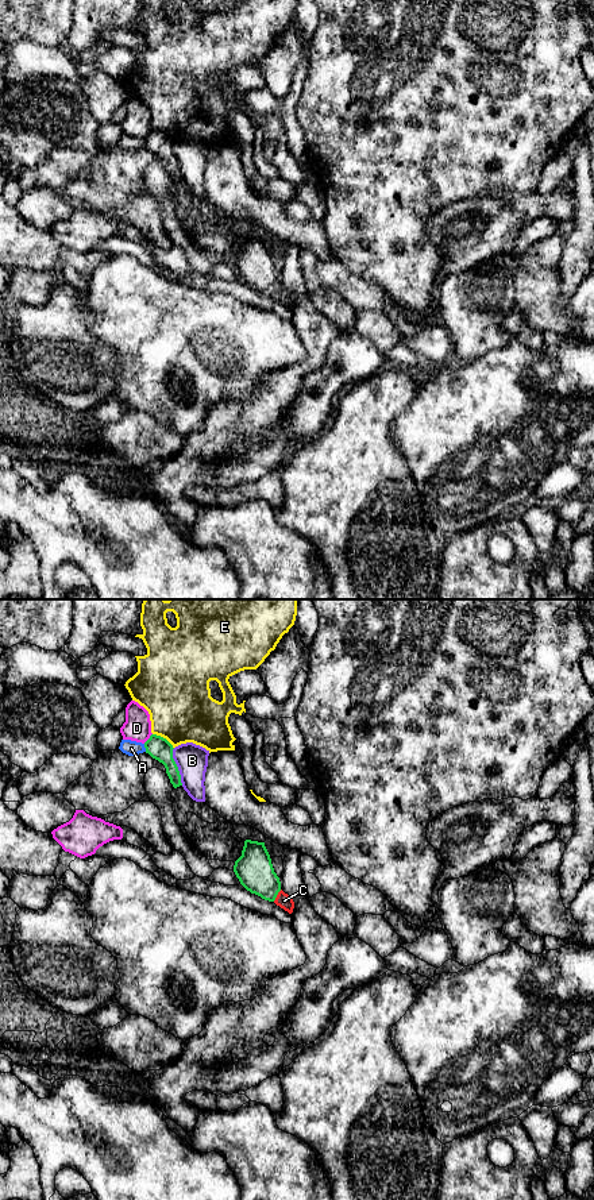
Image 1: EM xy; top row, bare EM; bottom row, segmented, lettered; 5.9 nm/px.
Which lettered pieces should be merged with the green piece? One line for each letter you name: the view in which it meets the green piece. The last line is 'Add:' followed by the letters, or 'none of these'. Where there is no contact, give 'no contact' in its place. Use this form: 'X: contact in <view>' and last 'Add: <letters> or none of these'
C: contact in xy
Add: C

